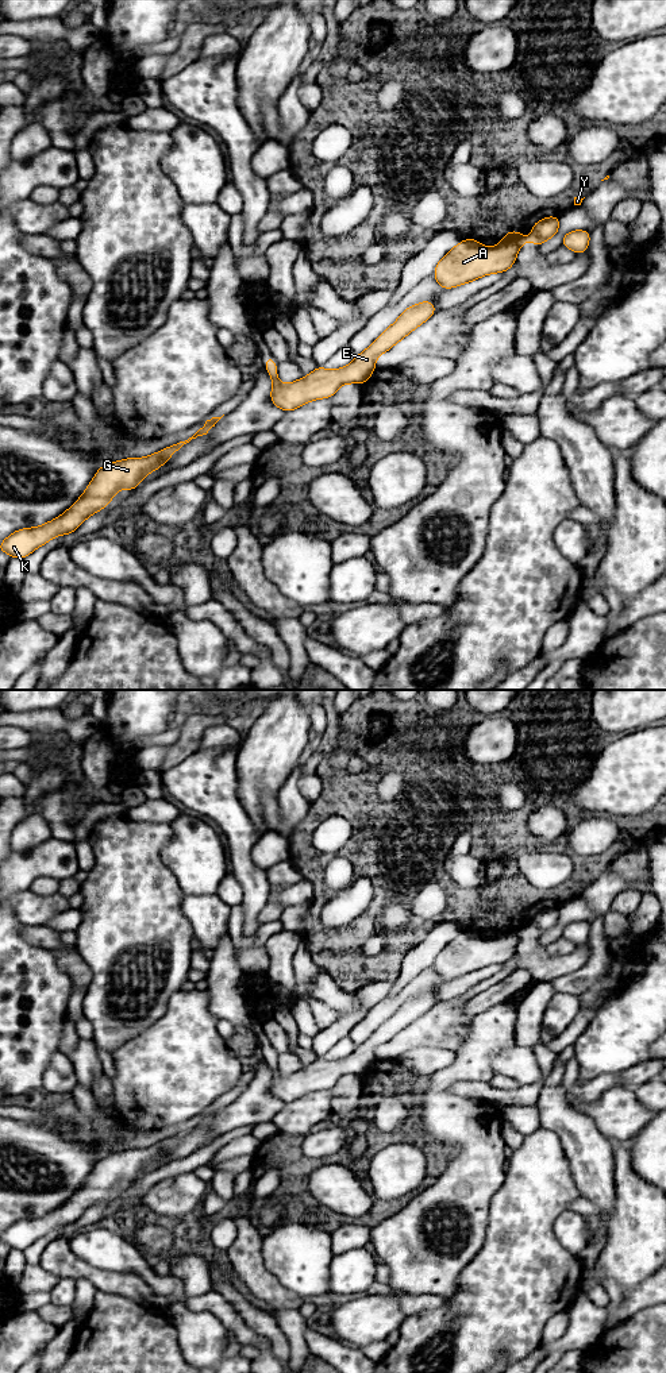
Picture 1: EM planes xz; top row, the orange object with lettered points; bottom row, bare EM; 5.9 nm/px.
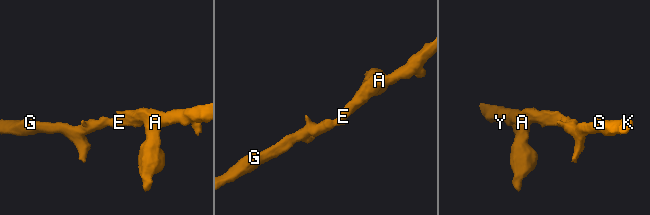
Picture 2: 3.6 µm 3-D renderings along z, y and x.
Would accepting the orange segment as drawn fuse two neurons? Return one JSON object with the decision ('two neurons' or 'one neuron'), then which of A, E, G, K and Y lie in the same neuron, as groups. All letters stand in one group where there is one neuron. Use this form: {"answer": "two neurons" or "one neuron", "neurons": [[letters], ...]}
{"answer": "one neuron", "neurons": [["A", "E", "G", "K", "Y"]]}

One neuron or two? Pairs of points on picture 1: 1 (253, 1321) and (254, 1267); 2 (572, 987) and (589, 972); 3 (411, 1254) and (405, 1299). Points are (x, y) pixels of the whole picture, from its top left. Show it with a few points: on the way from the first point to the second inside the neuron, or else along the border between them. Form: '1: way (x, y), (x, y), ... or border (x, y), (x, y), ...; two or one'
1: border (268, 1311), (285, 1338); two
2: way (576, 983), (585, 976); one
3: border (400, 1291), (435, 1294), (438, 1296); two

